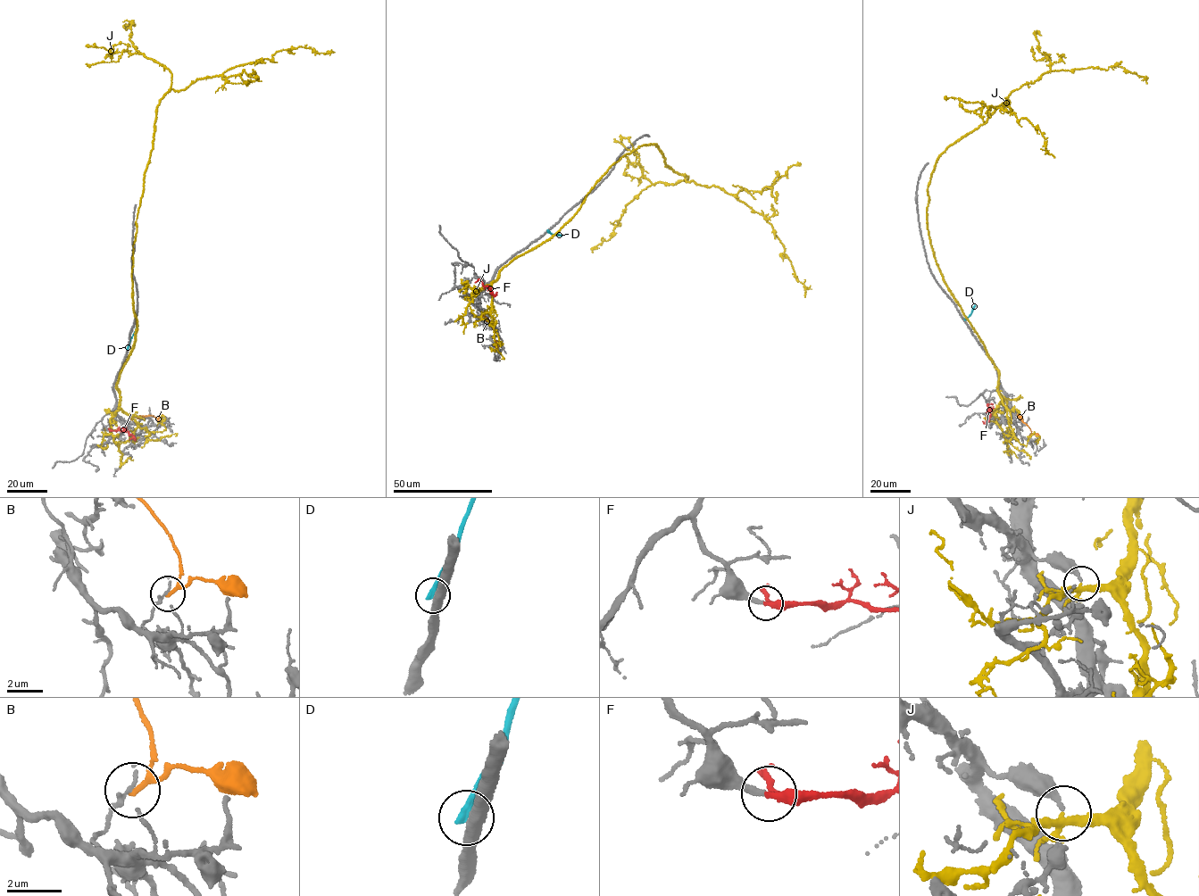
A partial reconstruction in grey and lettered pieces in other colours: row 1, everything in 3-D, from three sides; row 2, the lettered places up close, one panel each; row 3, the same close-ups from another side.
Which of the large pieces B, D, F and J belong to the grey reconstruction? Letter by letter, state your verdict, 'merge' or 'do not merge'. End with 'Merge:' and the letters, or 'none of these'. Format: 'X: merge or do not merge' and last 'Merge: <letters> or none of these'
B: do not merge
D: do not merge
F: merge
J: do not merge
Merge: F

